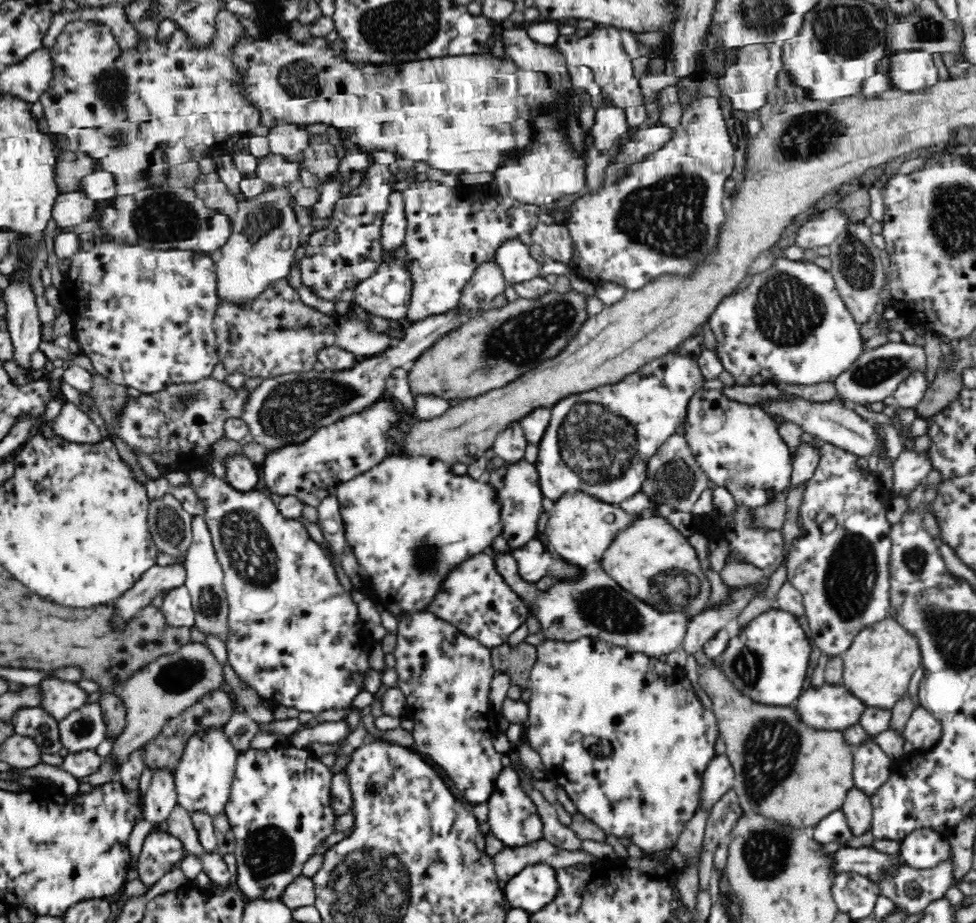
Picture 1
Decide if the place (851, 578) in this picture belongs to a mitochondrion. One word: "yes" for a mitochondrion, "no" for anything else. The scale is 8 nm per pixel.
yes

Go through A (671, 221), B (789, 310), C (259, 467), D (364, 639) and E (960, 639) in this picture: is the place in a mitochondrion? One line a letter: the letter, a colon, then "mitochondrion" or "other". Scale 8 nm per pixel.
A: mitochondrion
B: mitochondrion
C: other
D: other
E: mitochondrion

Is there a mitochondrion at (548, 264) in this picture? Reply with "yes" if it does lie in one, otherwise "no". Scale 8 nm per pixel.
no

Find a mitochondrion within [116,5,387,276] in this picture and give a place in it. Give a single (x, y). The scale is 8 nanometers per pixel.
(169, 218)

